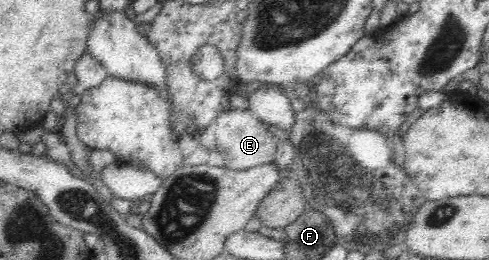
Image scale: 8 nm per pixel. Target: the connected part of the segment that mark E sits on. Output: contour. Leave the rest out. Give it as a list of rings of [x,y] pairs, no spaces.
[[[249,109],[224,110],[218,113],[215,121],[216,147],[224,158],[226,168],[239,171],[273,162],[278,141]]]

